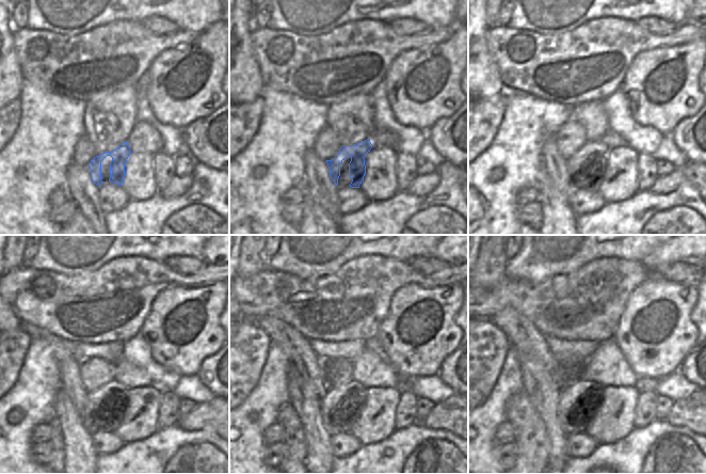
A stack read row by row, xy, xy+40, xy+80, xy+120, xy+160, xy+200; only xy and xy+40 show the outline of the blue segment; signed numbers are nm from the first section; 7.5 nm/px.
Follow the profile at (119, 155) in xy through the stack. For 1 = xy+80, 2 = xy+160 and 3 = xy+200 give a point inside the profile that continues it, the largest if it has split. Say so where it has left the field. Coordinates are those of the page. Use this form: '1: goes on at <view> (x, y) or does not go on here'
1: goes on at xy+80 (595, 149)
2: goes on at xy+160 (334, 398)
3: goes on at xy+200 (579, 391)

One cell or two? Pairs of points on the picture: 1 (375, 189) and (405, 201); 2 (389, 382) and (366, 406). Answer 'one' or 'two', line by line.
1: two
2: two

